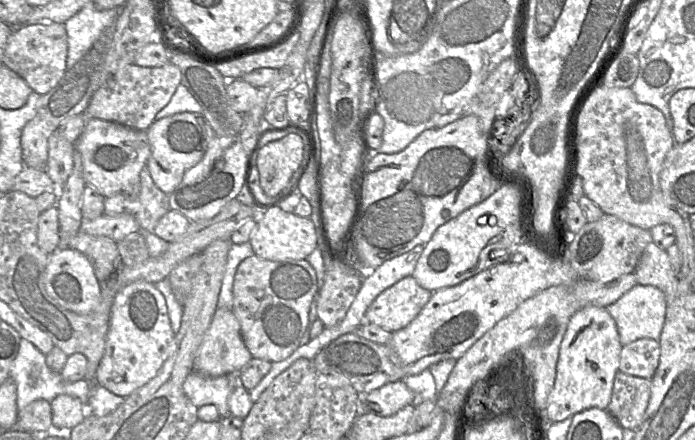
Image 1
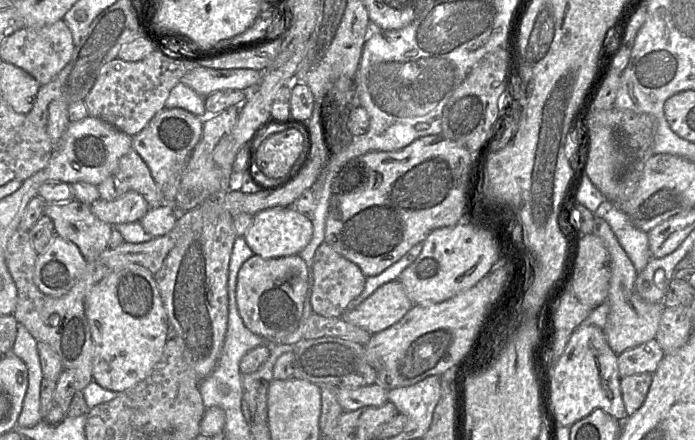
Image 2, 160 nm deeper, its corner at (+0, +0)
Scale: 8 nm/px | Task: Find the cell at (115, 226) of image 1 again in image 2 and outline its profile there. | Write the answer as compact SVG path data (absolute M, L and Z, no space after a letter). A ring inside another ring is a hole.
M127 191L112 201L99 198L90 207L99 220L111 226L139 222L150 209L145 198L135 191Z

